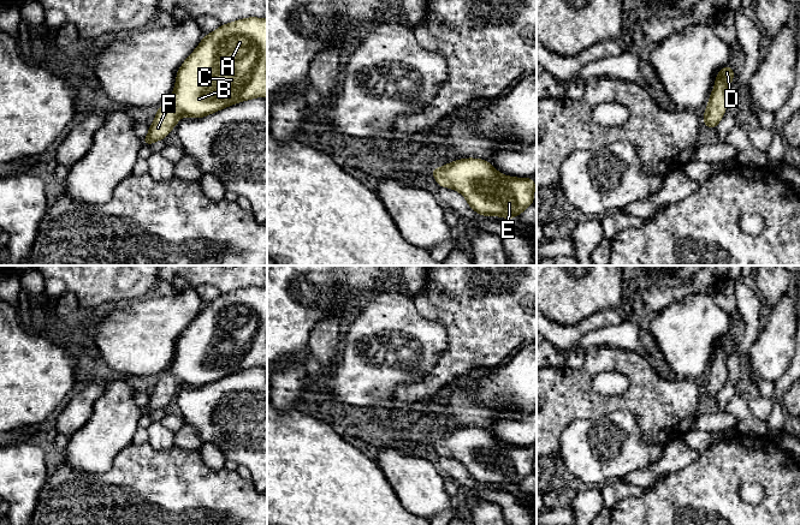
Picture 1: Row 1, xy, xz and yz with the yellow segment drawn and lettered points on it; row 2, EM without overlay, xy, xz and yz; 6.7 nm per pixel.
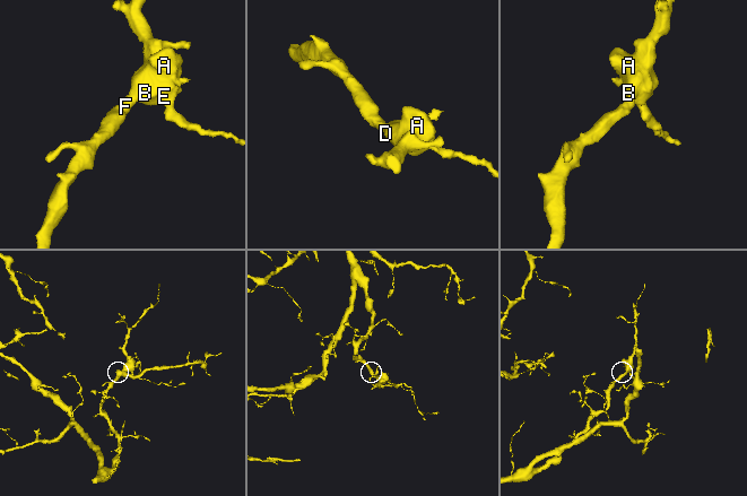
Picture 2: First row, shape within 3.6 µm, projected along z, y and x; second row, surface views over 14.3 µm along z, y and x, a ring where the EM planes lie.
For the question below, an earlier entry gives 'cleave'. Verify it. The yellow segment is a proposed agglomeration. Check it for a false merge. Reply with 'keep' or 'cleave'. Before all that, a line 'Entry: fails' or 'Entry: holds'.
Entry: fails
keep

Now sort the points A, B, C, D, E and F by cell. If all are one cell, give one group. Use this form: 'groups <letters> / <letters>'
groups A B C D E F

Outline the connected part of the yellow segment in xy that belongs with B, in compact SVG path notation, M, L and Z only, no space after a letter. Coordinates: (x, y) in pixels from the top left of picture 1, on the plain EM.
M248 286L220 296L203 304L202 310L183 330L177 340L174 358L166 372L156 378L155 388L149 393L149 401L142 407L143 414L166 408L182 386L200 388L231 374L267 365L267 287Z

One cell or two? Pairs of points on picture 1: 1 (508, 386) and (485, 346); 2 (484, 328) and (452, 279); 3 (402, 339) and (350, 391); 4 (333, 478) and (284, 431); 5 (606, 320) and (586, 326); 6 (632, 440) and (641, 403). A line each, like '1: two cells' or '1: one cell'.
1: two cells
2: one cell
3: one cell
4: one cell
5: one cell
6: two cells

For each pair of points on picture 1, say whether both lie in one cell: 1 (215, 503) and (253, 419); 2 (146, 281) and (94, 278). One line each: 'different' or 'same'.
1: different
2: same

